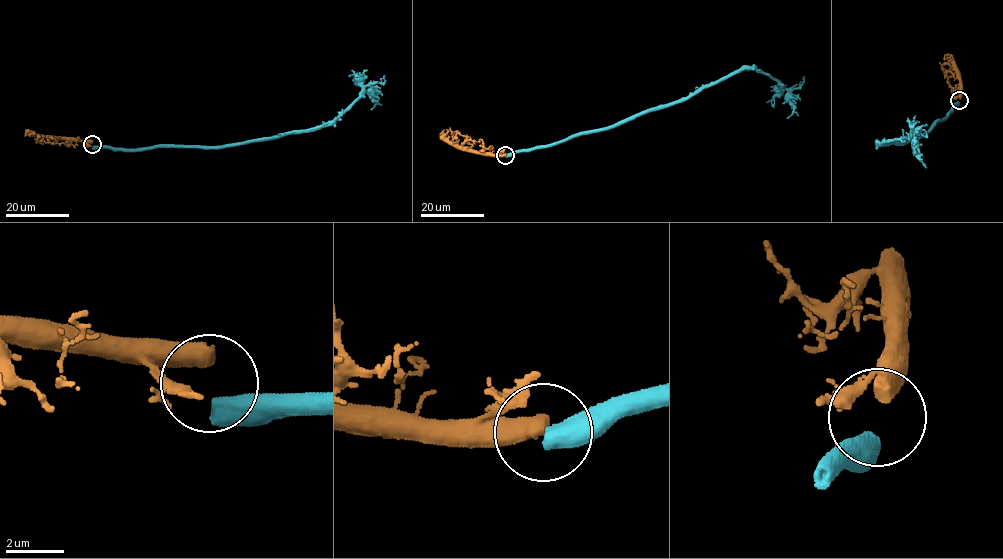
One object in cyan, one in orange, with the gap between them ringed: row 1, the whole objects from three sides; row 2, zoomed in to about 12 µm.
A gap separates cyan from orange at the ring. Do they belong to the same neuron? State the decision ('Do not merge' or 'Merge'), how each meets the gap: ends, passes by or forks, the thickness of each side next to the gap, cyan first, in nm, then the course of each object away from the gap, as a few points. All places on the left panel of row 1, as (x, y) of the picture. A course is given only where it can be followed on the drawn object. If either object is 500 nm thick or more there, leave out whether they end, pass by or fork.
Merge. Thickness 650 nm (cyan) against 650 nm. Course of cyan: (92, 146), (214, 147), (319, 129), (341, 115), (366, 86), (371, 88), (376, 102), (370, 109). Course of orange: (92, 143), (34, 136), (30, 134), (33, 132), (31, 131)

